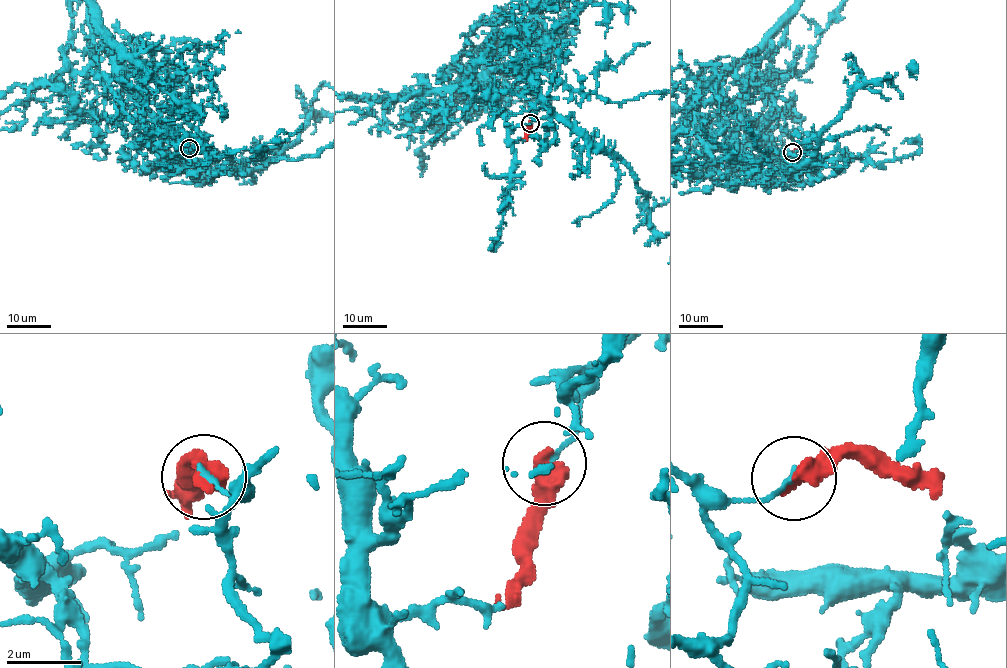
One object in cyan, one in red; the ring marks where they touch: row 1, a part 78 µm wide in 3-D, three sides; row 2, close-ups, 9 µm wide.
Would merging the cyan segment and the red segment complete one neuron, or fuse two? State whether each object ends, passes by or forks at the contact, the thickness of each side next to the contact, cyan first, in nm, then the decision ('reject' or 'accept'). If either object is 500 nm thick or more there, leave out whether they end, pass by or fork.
150 nm thick on the cyan side, 550 nm on the other; reject

